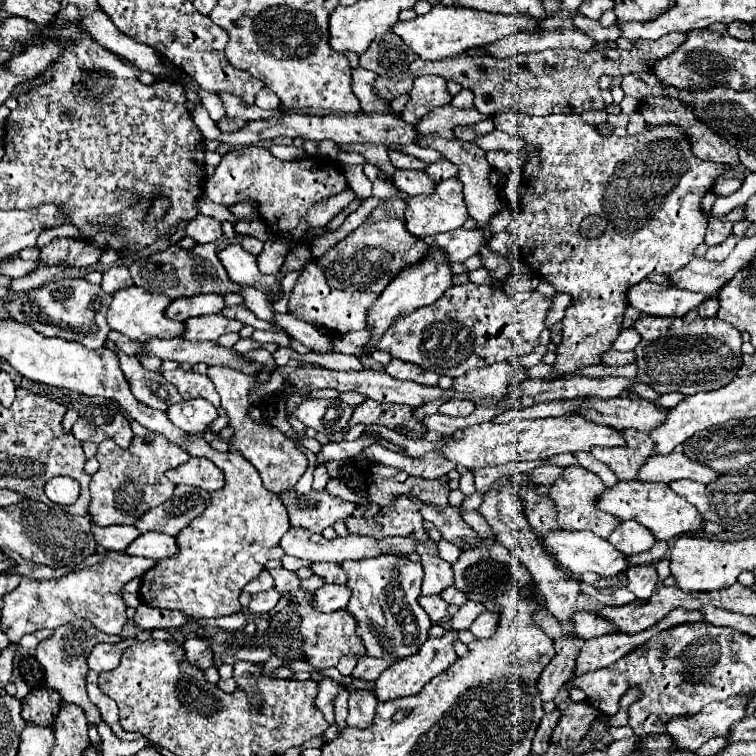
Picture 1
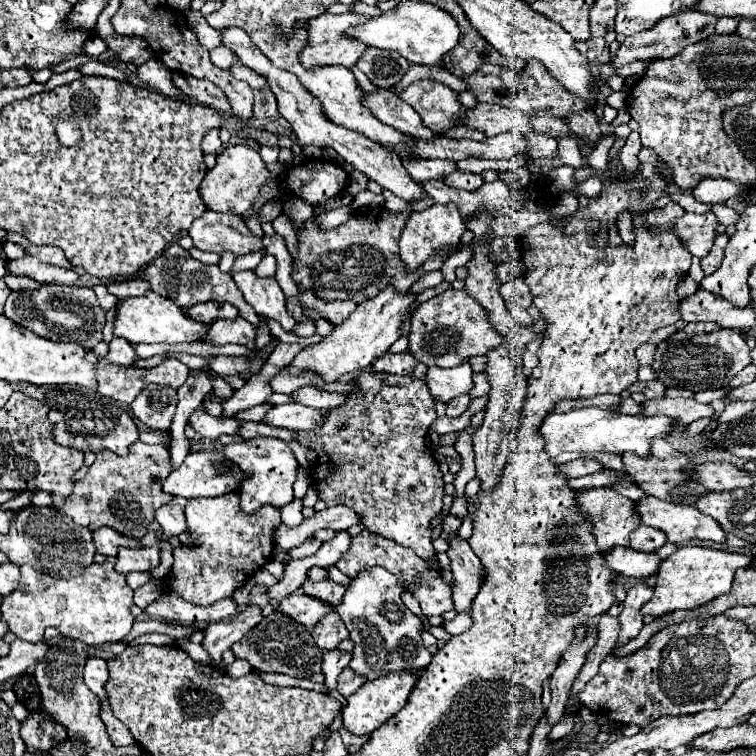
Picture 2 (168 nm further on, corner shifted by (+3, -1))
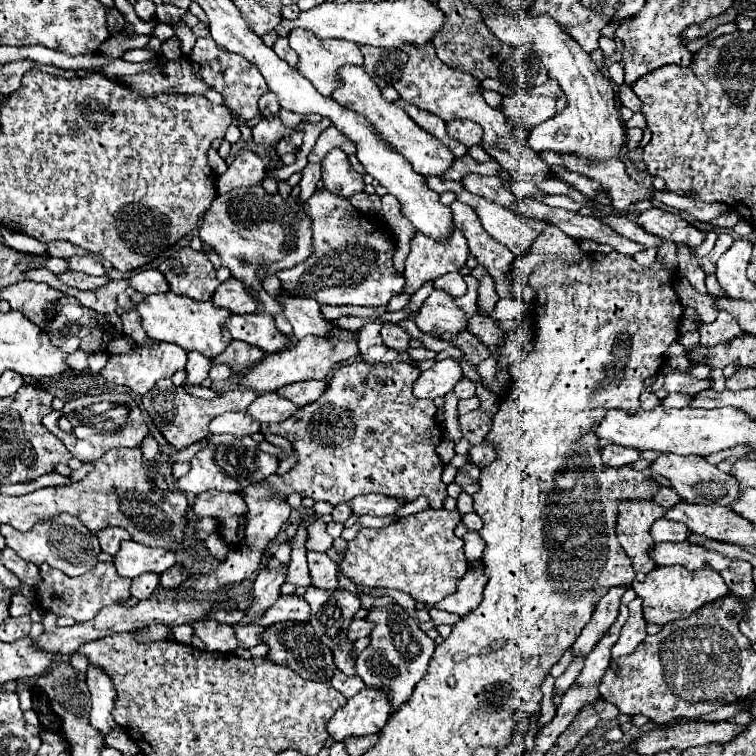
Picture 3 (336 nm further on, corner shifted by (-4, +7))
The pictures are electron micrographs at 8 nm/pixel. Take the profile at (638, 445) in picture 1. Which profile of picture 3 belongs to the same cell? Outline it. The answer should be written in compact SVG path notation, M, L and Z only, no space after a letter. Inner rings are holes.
M661 454L657 456L651 464L649 470L667 480L669 486L685 500L691 504L731 504L739 498L741 488L735 482L735 478L731 478L729 474L721 472L717 466L709 464L703 456L675 456L675 454Z

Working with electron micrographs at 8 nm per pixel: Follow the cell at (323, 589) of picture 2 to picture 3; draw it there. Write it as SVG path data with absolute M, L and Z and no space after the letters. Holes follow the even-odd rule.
M309 586L307 592L303 594L303 598L311 604L311 626L315 628L315 634L319 636L319 640L323 640L331 650L333 650L333 656L335 656L335 664L341 672L347 672L349 676L355 674L355 668L353 668L353 658L349 656L353 644L345 638L347 634L347 628L351 624L351 618L353 614L361 608L361 600L357 596L353 596L351 592L347 590L321 590L321 588L315 588L315 586Z

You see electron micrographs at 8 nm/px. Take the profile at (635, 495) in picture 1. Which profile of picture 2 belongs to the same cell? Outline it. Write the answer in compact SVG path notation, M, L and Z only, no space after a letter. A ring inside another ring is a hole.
M646 496L636 504L636 510L642 524L666 532L668 542L672 544L684 544L690 540L726 542L726 532L720 528L720 524L694 506L668 504L666 500Z

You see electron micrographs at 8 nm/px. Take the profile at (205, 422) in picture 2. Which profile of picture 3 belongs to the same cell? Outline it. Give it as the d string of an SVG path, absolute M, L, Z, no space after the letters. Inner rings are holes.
M227 412L211 420L209 432L211 434L237 434L237 436L251 436L259 432L259 422L253 420L247 412Z

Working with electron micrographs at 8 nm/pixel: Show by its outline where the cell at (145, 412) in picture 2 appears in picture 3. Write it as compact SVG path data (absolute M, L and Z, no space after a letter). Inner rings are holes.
M169 378L159 380L145 396L143 396L143 406L147 414L153 418L153 424L159 428L159 432L175 446L175 448L185 448L189 444L199 442L209 434L209 422L225 412L245 412L255 400L257 392L253 390L227 390L223 392L221 398L215 400L201 400L185 392L183 386L175 386Z

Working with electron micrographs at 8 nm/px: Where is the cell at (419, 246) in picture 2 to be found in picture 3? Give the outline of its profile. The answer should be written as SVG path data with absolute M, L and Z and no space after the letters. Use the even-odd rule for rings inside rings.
M453 226L447 240L433 240L423 232L415 232L411 252L405 260L405 292L413 294L421 284L439 278L441 274L459 270L469 256L467 238Z

